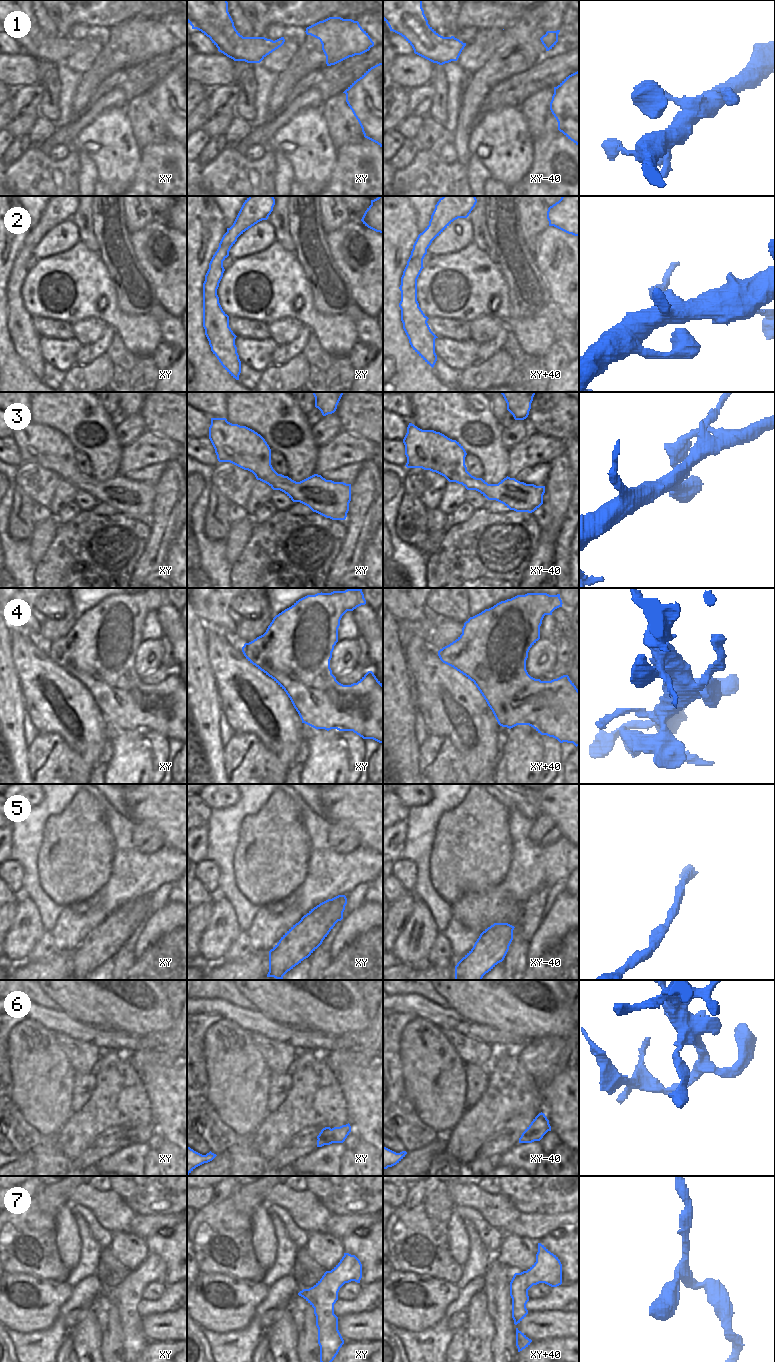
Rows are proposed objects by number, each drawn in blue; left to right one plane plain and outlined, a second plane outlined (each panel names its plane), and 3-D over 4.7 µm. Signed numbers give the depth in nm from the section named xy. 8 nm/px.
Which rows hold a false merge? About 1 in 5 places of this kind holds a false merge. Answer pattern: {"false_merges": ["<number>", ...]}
{"false_merges": ["2", "6"]}

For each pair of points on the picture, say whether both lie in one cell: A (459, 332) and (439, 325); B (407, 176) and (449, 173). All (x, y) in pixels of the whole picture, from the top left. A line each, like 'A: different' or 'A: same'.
A: same
B: same

